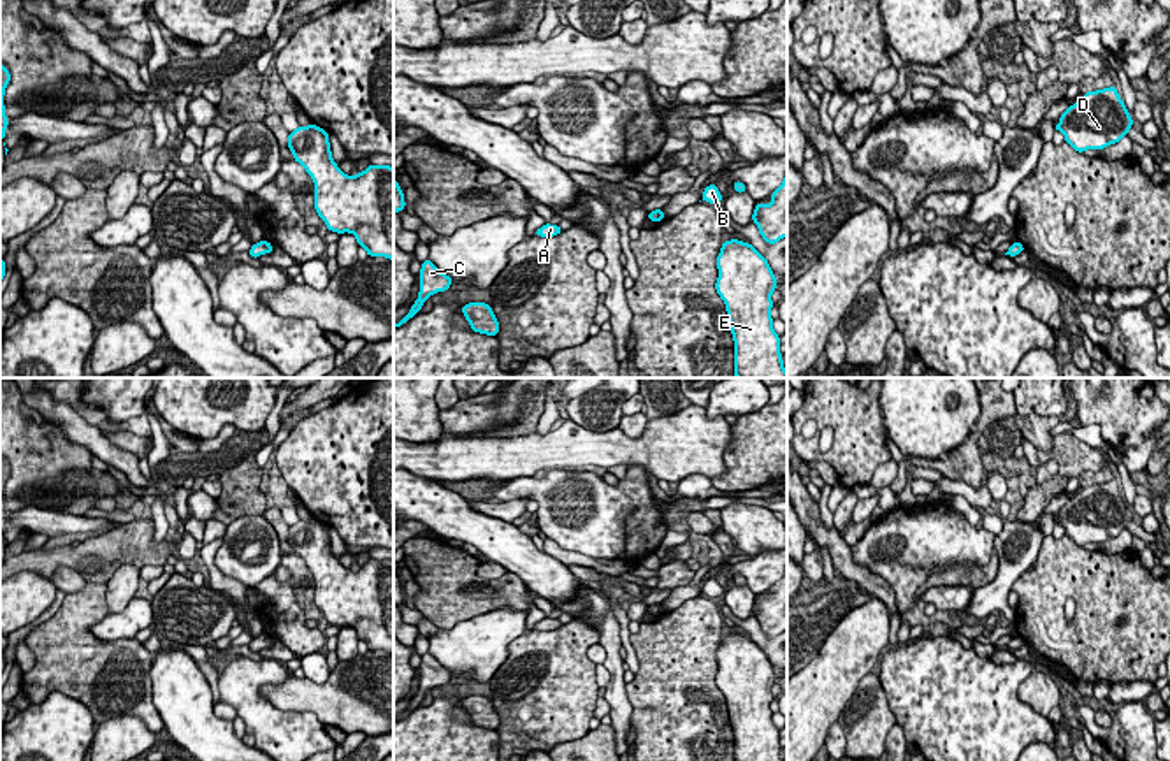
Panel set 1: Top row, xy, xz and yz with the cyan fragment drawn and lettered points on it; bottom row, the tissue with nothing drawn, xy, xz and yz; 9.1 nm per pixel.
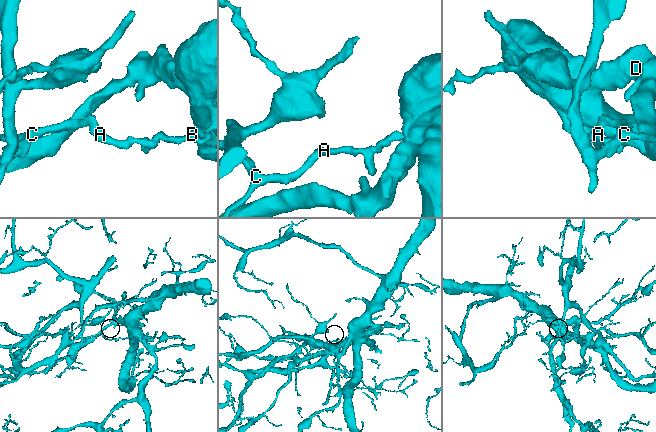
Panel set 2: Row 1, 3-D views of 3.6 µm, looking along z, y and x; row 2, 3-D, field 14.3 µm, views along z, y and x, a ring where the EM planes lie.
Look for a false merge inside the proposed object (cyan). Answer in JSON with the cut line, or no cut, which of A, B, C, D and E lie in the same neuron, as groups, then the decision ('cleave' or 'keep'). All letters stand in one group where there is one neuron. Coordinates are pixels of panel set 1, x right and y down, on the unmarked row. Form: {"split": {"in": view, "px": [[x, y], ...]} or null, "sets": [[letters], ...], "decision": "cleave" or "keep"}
{"split": {"in": "yz", "px": [[1023, 640], [1011, 642]]}, "sets": [["A", "C"], ["B", "D", "E"]], "decision": "cleave"}

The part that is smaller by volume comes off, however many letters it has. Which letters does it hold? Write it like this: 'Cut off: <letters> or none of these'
Cut off: A, C

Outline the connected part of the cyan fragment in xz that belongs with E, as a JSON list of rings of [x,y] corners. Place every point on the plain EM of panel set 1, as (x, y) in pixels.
[[[731,633],[722,636],[717,663],[715,682],[727,705],[734,761],[784,761],[771,712],[776,671],[768,654],[752,638]]]

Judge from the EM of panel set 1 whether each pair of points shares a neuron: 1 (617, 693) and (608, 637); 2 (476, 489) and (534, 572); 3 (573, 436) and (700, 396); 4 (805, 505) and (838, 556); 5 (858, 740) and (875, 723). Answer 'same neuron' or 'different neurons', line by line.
1: same neuron
2: different neurons
3: different neurons
4: same neuron
5: same neuron

